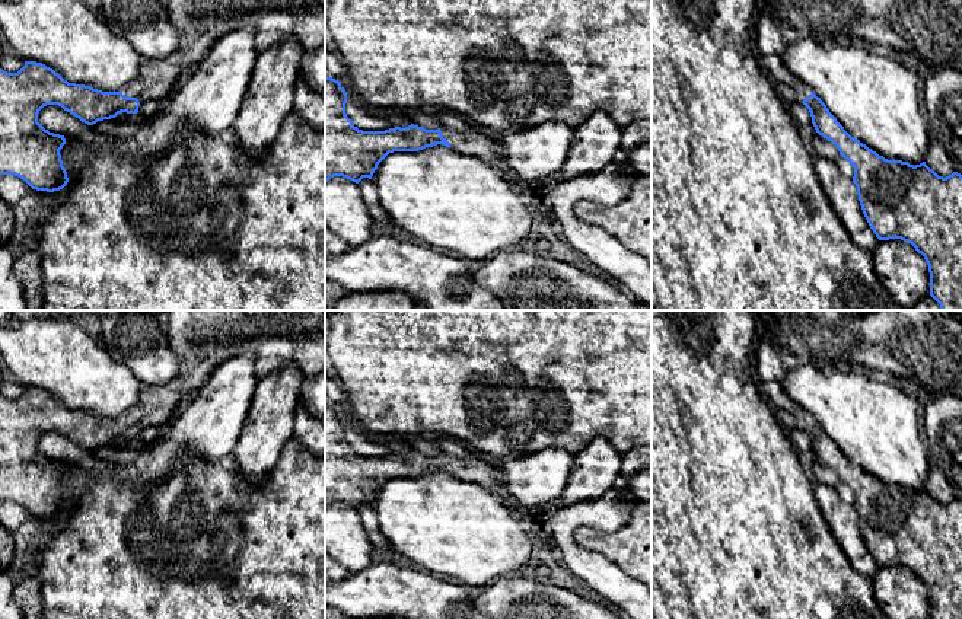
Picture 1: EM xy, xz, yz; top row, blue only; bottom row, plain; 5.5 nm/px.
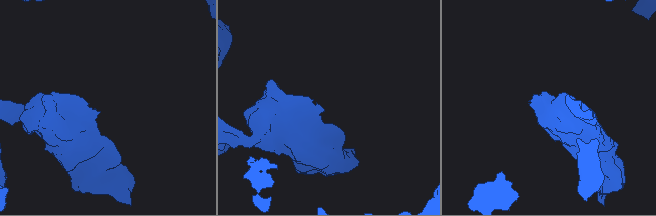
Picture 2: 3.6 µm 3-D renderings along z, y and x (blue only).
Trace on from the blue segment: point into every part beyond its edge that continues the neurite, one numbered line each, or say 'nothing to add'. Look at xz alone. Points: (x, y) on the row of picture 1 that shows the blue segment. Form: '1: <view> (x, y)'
1: xz (472, 143)

